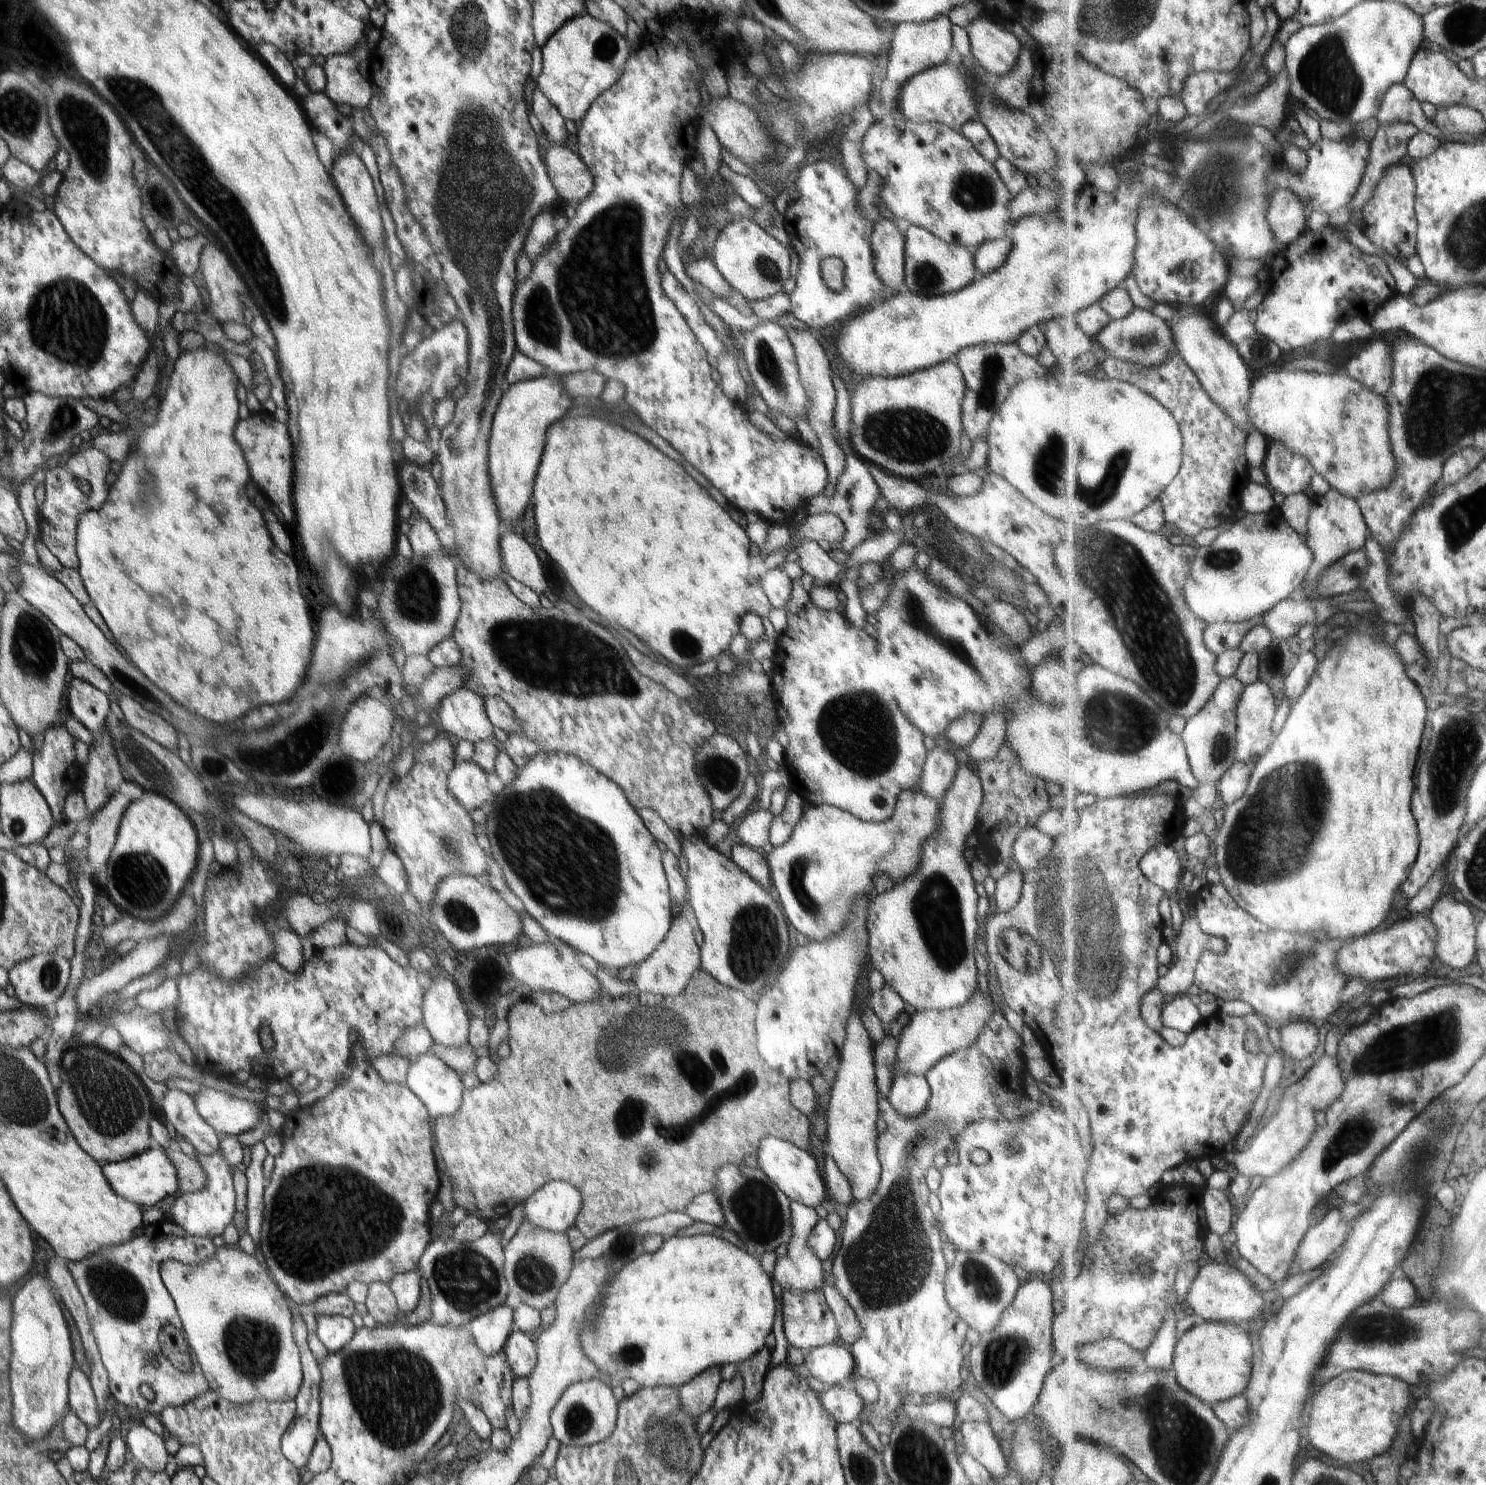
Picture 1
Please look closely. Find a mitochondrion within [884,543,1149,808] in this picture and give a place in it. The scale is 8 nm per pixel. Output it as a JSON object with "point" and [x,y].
{"point":[915,613]}

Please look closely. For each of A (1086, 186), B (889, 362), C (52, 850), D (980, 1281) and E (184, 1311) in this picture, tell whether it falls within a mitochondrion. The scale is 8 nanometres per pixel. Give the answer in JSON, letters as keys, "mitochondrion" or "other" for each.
{"A":"other","B":"other","C":"other","D":"mitochondrion","E":"other"}

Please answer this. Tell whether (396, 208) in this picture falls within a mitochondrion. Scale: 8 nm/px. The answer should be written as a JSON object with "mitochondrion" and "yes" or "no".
{"mitochondrion":"no"}

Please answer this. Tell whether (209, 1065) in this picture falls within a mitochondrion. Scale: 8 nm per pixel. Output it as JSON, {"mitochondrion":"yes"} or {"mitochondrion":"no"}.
{"mitochondrion":"no"}

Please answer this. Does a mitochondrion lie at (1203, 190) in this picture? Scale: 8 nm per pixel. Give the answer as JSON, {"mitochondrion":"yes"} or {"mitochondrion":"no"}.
{"mitochondrion":"yes"}

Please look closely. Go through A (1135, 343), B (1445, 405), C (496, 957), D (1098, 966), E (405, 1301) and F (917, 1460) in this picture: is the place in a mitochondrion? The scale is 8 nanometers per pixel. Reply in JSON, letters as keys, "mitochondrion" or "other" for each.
{"A":"mitochondrion","B":"mitochondrion","C":"other","D":"mitochondrion","E":"other","F":"mitochondrion"}

